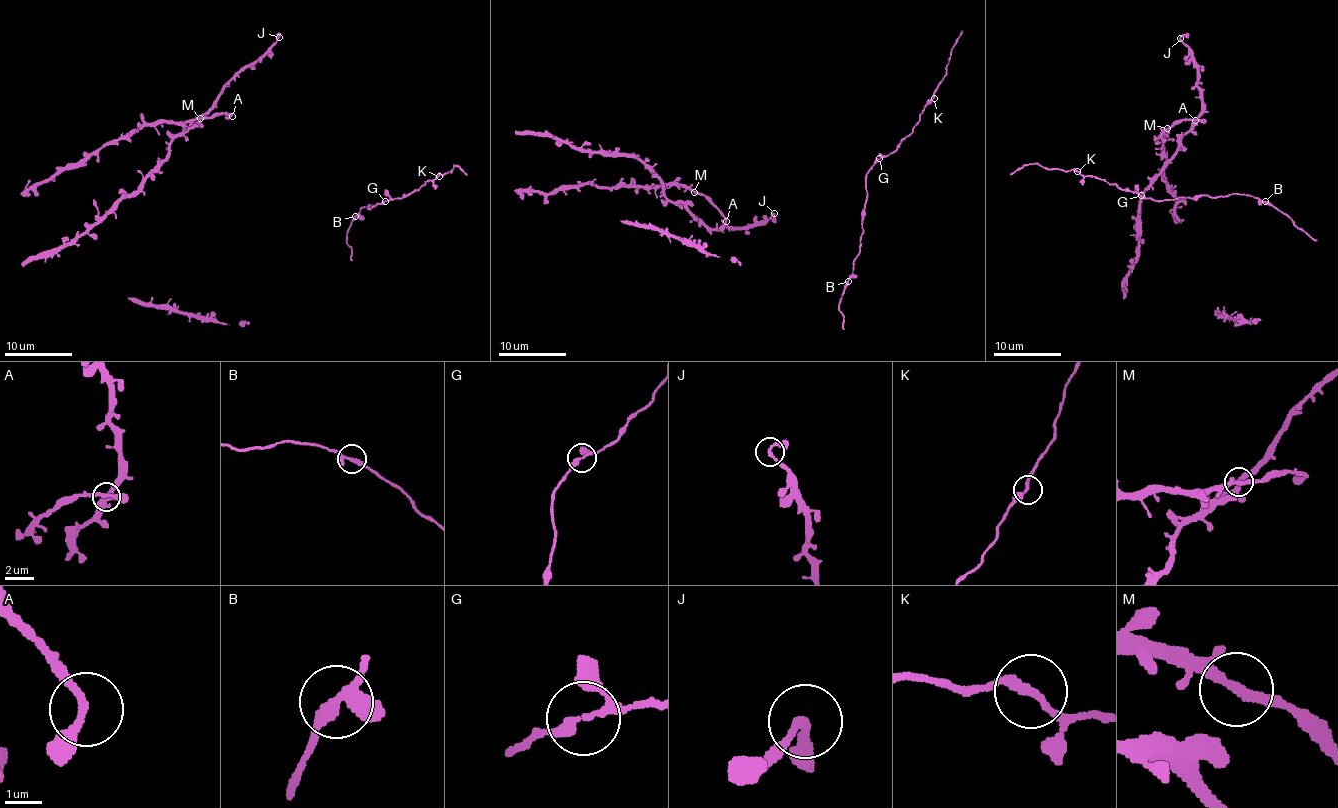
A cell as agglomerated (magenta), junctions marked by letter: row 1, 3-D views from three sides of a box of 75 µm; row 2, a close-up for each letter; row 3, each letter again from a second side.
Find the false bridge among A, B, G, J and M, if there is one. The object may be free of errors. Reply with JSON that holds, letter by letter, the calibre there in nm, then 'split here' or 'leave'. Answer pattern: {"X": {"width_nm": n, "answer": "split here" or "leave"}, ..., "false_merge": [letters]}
{"A": {"width_nm": 220, "answer": "leave"}, "B": {"width_nm": 240, "answer": "leave"}, "G": {"width_nm": 200, "answer": "leave"}, "J": {"width_nm": 240, "answer": "leave"}, "M": {"width_nm": 220, "answer": "leave"}, "false_merge": []}

